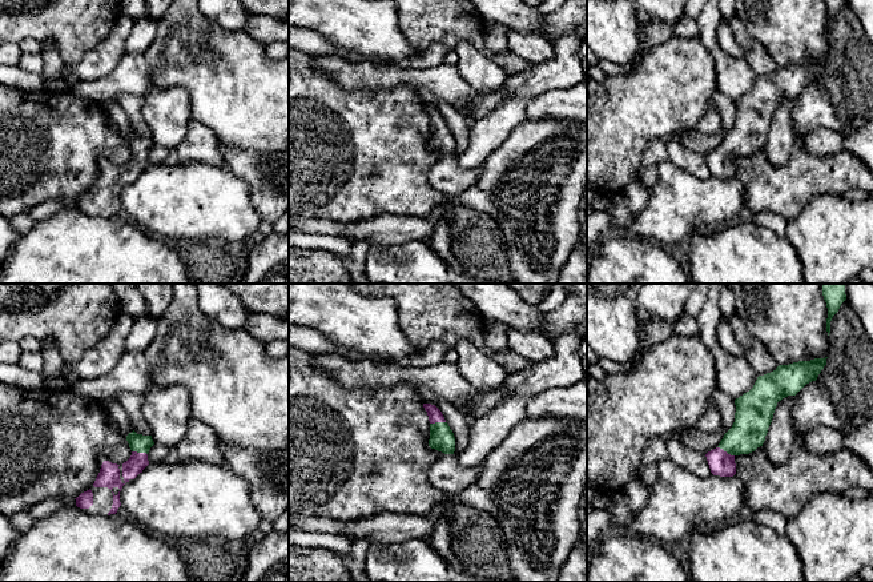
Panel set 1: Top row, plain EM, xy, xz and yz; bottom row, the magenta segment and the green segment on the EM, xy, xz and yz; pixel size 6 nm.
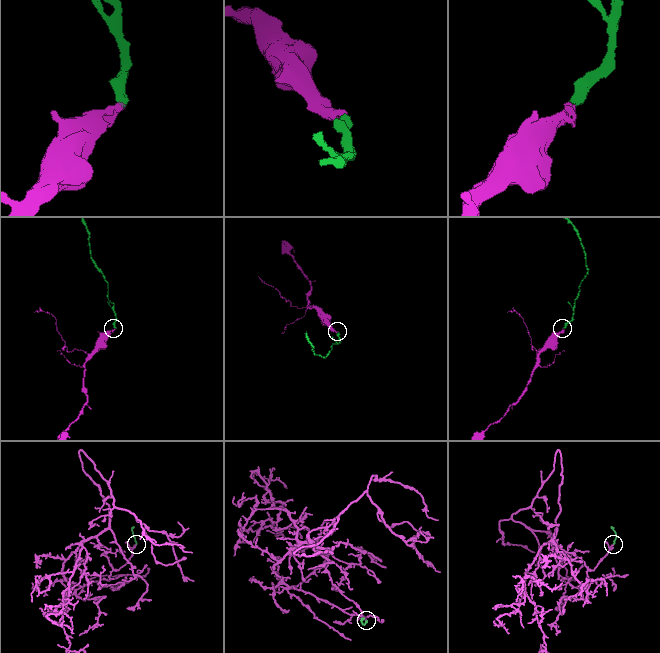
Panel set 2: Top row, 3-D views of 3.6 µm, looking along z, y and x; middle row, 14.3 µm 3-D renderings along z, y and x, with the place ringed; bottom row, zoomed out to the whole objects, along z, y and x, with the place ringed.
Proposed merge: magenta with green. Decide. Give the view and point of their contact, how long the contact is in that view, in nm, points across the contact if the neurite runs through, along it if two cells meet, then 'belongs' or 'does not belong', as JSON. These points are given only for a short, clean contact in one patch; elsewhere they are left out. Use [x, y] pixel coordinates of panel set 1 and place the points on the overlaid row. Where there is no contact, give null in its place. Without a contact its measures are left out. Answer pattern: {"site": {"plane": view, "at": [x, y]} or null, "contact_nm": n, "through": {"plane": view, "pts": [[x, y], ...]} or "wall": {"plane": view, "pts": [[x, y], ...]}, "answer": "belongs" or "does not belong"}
{"site": {"plane": "yz", "at": [725, 452]}, "contact_nm": 120, "through": {"plane": "yz", "pts": [[720, 462], [725, 452], [751, 426], [752, 420]]}, "answer": "belongs"}

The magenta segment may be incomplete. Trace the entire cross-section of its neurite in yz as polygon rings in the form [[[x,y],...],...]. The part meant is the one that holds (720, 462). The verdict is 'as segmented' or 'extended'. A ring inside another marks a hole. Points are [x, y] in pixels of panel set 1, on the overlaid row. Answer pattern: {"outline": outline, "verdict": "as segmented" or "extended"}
{"outline": [[[826,358],[779,365],[773,372],[759,376],[753,388],[735,400],[732,428],[719,446],[705,454],[713,475],[736,474],[735,457],[763,446],[777,402],[796,396],[806,384],[816,381],[826,365]]], "verdict": "extended"}

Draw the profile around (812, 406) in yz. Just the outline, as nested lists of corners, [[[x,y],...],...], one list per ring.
[[[817,381],[806,384],[794,396],[790,413],[796,434],[805,434],[821,425],[833,428],[841,434],[850,432],[848,422],[838,416],[836,405]]]

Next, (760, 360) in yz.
[[[735,313],[729,318],[732,330],[739,344],[744,348],[744,358],[751,365],[751,368],[756,372],[757,376],[764,376],[776,370],[779,366],[773,360],[772,354],[765,349],[765,346],[752,337],[744,321]]]

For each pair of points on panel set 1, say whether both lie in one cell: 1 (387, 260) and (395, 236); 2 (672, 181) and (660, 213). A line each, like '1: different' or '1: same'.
1: different
2: same

